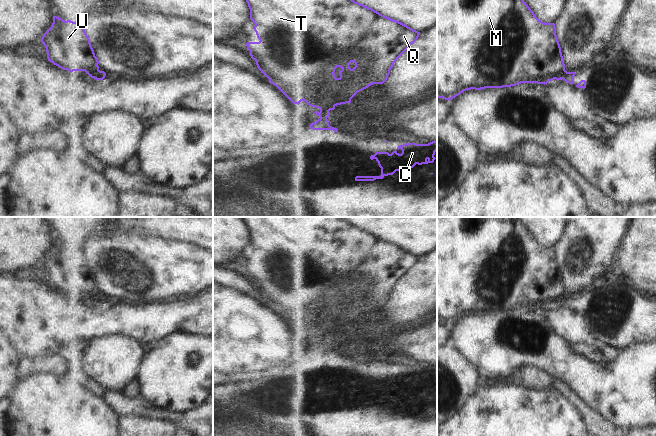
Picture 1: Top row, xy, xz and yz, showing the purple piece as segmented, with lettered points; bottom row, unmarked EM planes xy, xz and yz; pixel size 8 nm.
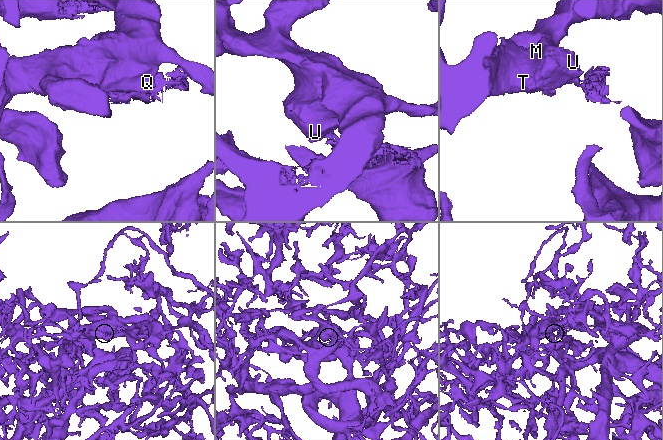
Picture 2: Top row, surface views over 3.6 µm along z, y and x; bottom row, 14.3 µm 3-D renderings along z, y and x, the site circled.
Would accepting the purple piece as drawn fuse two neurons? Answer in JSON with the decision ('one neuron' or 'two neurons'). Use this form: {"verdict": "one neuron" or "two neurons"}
{"verdict": "two neurons"}

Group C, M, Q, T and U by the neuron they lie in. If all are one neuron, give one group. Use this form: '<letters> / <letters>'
C / M Q T U

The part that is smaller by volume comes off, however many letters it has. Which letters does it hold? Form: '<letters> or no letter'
C

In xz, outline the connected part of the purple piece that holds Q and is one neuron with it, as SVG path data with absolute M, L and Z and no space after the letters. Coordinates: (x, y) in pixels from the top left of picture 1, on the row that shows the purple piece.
M246 0L250 9L250 19L255 24L259 42L248 42L246 46L250 56L256 61L258 69L275 85L293 104L305 101L307 105L318 108L314 113L320 118L328 118L329 111L337 105L351 103L351 99L360 91L373 84L383 84L396 60L413 44L419 37L420 32L413 30L407 25L380 14L372 8L355 2L354 0Z

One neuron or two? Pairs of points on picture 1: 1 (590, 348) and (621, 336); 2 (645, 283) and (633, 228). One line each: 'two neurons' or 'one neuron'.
1: two neurons
2: one neuron

